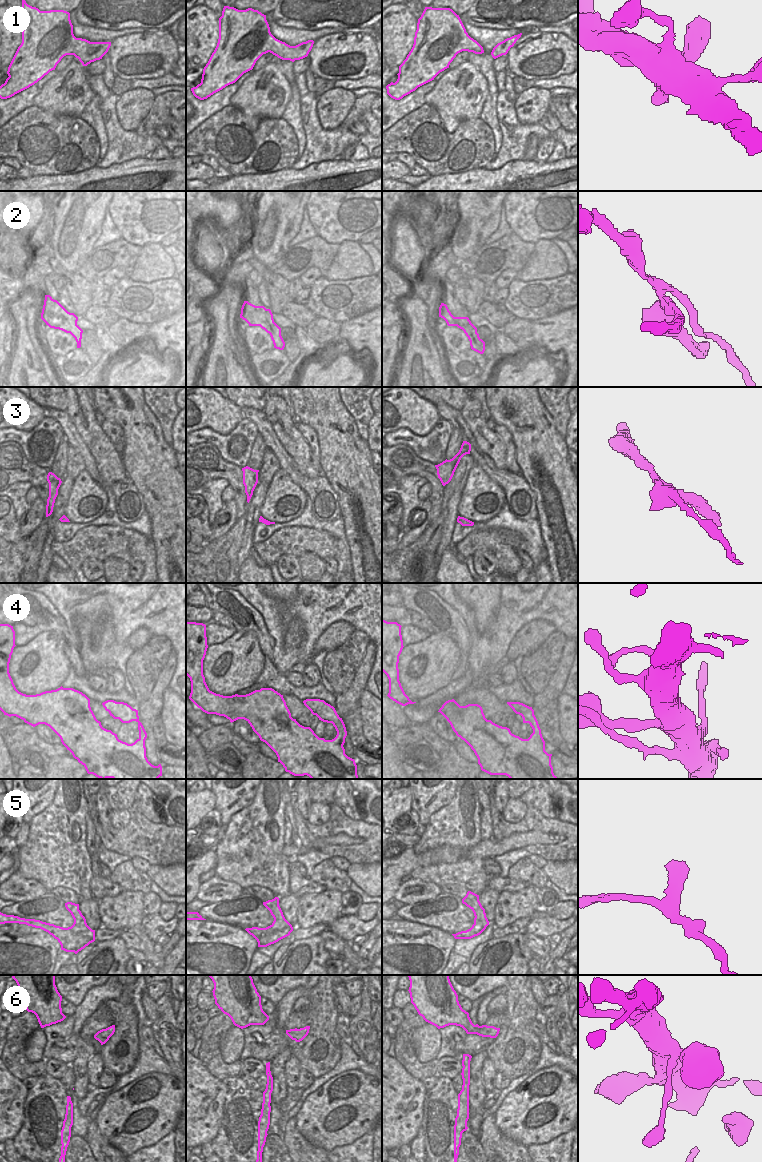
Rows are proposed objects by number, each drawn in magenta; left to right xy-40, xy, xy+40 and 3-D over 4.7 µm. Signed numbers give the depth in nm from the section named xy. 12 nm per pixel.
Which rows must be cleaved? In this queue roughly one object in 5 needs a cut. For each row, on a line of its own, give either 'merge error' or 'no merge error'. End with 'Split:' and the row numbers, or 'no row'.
1: no merge error
2: merge error
3: no merge error
4: no merge error
5: no merge error
6: no merge error
Split: 2

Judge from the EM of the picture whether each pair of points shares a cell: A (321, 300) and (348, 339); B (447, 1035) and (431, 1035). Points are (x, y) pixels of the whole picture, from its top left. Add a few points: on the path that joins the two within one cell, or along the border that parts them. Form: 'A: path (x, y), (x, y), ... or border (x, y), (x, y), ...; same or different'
A: border (363, 314), (341, 323); different
B: border (439, 1029), (440, 1049), (435, 1058); different

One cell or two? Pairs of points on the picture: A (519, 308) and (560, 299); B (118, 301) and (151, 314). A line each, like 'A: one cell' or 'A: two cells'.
A: one cell
B: one cell

